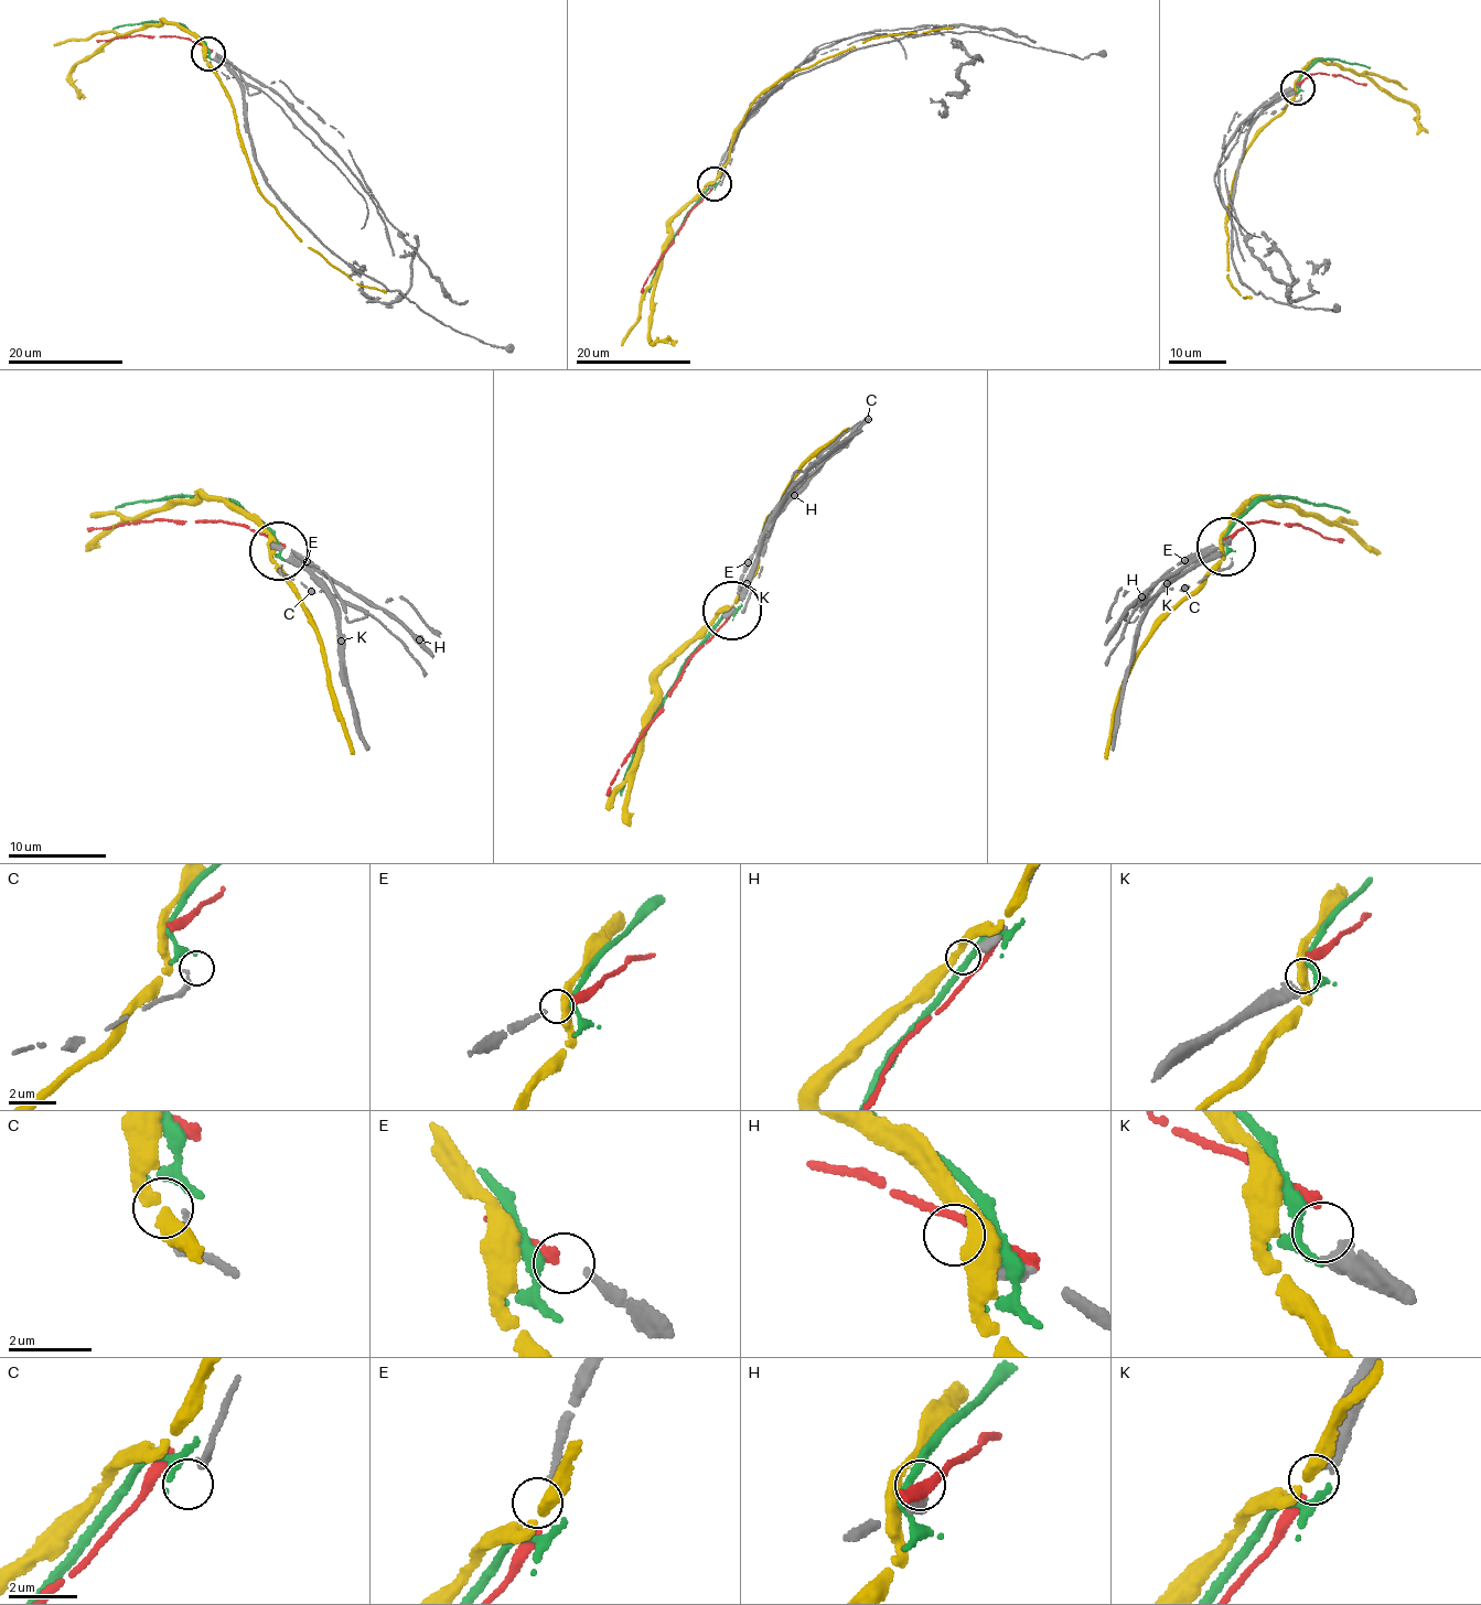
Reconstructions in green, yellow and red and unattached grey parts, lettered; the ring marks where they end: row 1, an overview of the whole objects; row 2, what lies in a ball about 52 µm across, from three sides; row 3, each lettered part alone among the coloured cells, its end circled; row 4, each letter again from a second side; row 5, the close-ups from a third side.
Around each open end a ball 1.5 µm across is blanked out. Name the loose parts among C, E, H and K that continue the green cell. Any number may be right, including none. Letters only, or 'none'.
K

